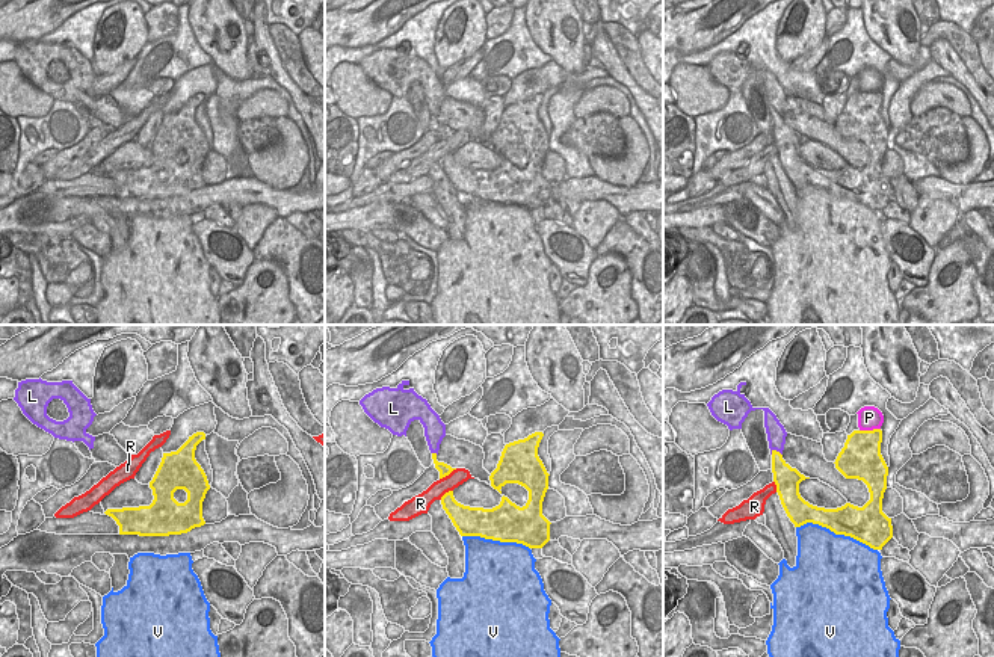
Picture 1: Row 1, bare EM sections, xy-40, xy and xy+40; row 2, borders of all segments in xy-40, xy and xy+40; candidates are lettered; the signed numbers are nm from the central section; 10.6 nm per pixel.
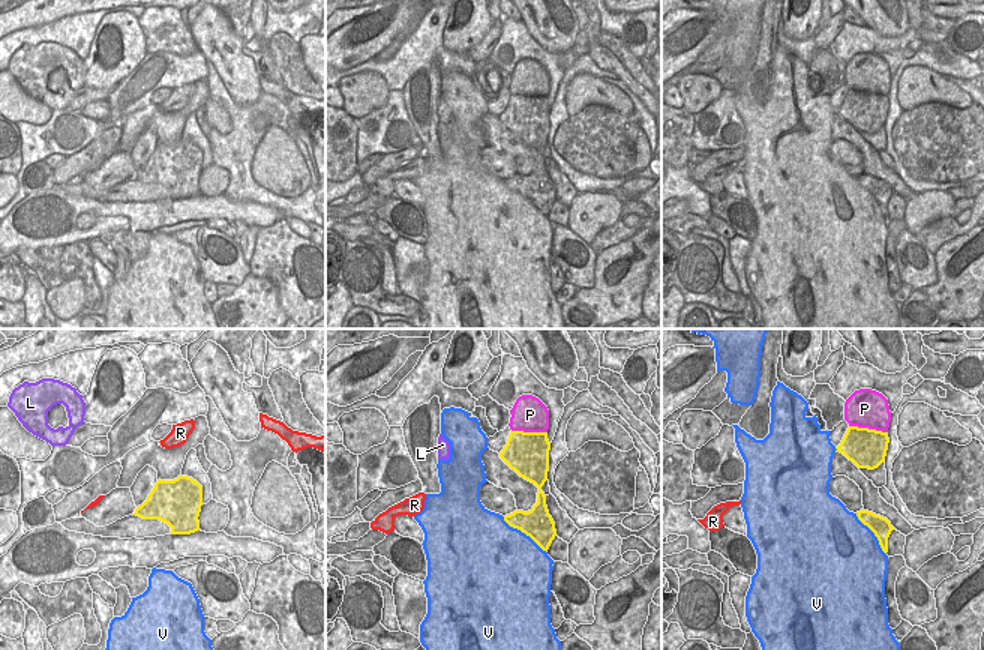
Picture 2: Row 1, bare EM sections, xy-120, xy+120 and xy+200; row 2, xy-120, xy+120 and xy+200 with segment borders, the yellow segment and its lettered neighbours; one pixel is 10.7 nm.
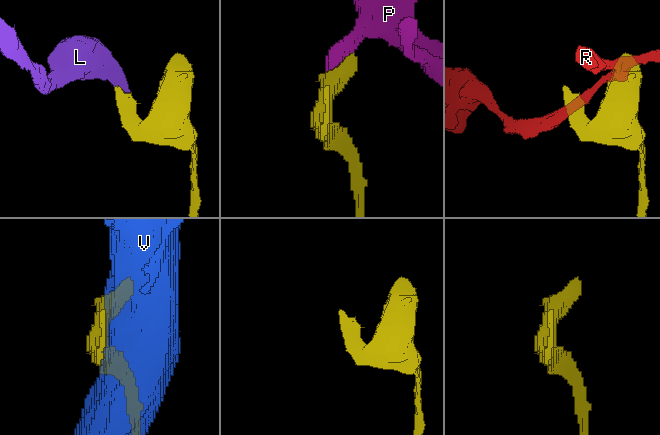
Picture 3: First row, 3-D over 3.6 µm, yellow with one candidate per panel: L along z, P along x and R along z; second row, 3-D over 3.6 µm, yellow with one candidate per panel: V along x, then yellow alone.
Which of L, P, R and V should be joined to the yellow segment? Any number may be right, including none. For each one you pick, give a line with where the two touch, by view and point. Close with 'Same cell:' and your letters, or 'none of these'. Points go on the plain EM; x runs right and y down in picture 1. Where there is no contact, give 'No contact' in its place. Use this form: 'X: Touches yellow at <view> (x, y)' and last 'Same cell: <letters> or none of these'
L: Touches yellow at xy+40 (775, 112)
Same cell: L

